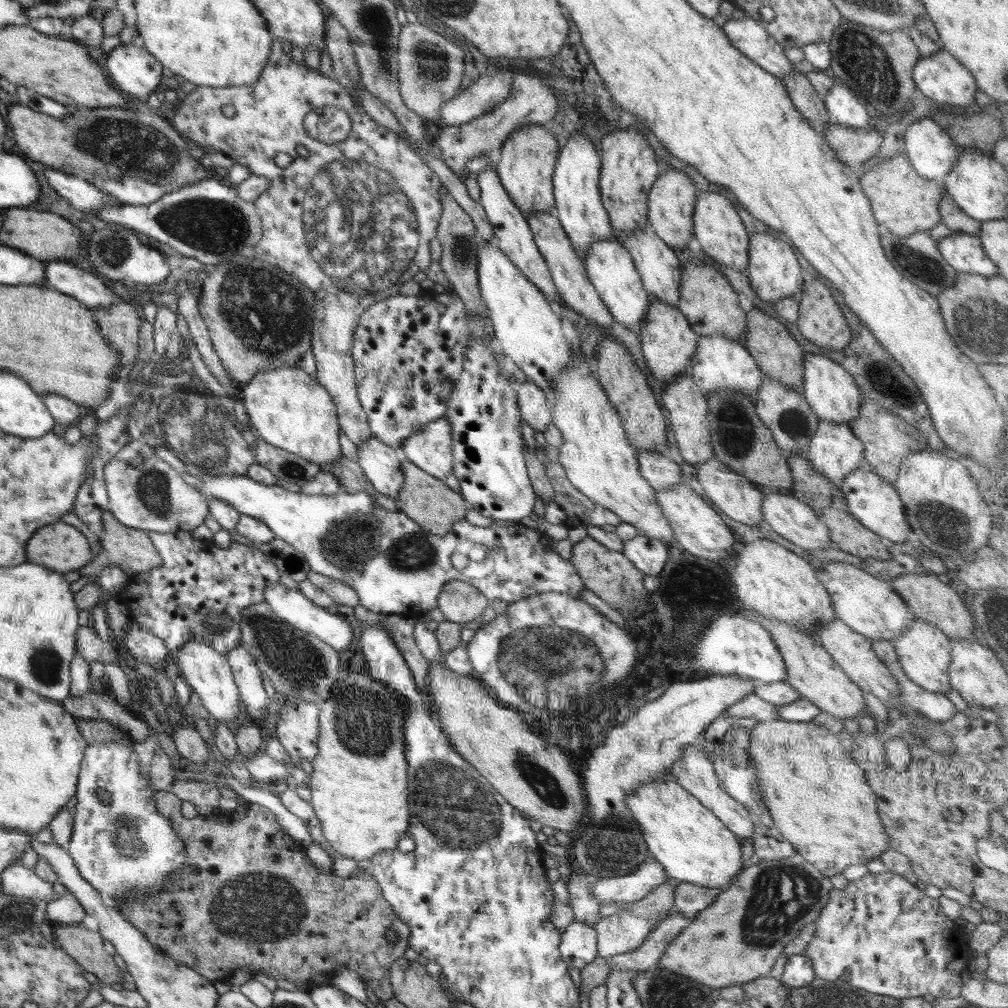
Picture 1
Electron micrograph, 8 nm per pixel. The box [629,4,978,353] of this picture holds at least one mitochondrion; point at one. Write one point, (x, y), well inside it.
(868, 68)

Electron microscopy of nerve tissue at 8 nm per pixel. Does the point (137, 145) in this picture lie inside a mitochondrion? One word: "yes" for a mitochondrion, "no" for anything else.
yes

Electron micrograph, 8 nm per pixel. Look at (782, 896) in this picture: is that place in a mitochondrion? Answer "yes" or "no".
yes

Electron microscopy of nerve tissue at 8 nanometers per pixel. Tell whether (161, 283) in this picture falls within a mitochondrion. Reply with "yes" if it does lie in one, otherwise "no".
no

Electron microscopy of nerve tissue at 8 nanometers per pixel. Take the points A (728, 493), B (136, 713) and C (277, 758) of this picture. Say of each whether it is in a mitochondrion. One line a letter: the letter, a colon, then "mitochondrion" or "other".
A: other
B: other
C: other

